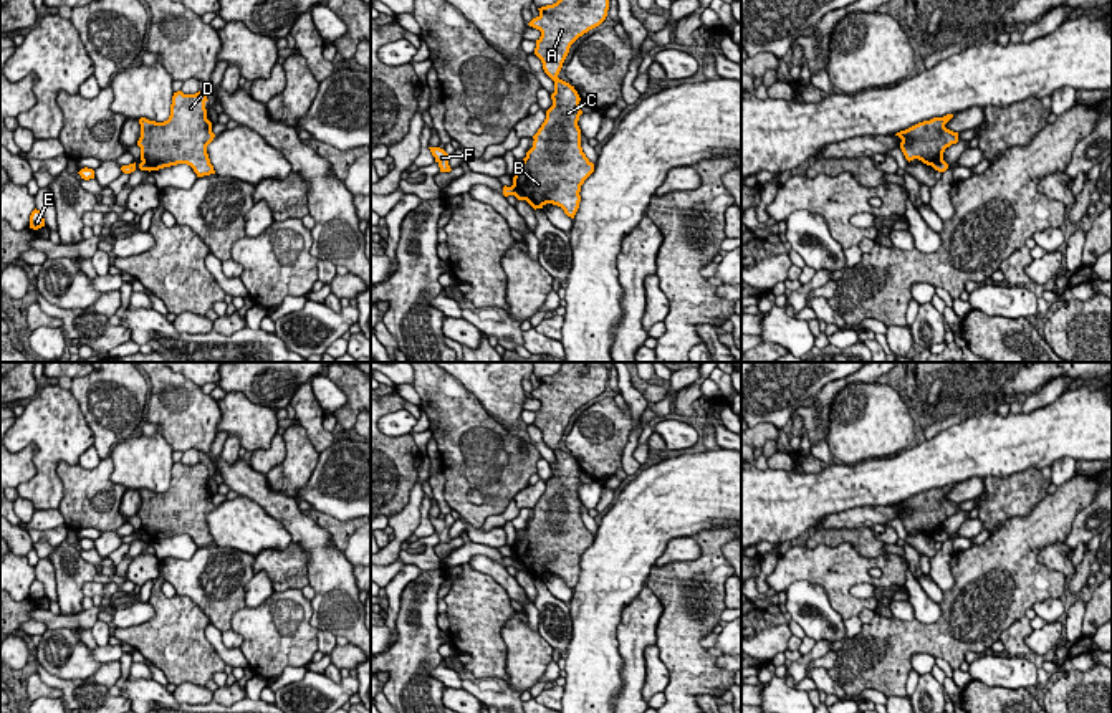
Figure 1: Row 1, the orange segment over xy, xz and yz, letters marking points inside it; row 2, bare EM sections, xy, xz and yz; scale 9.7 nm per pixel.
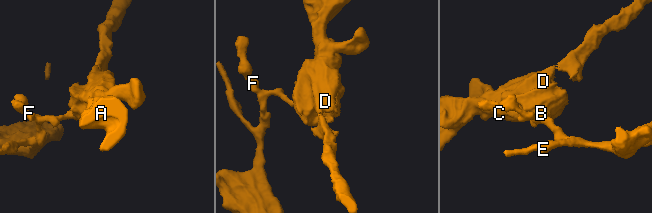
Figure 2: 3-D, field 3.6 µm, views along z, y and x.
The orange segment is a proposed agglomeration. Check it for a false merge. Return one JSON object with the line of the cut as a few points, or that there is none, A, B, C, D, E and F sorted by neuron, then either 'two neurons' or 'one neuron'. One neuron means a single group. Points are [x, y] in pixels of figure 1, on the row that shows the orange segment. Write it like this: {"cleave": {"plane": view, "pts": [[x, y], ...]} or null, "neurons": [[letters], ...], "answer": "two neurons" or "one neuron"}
{"cleave": {"plane": "xz", "pts": [[513, 184], [525, 199]]}, "neurons": [["A", "B", "C", "D"], ["E", "F"]], "answer": "two neurons"}

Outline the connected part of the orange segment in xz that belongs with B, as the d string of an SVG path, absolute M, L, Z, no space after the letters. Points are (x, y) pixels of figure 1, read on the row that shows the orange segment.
M558 0L538 10L539 15L528 25L541 31L534 55L554 81L553 106L533 136L533 147L516 170L513 185L534 210L553 203L574 218L581 202L581 185L594 172L594 164L581 147L578 126L582 114L581 98L574 86L558 74L571 45L606 20L609 0Z

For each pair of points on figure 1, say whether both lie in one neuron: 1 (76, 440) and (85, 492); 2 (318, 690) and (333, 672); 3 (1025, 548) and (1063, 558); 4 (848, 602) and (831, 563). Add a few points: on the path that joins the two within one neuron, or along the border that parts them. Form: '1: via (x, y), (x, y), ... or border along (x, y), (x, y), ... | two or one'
1: border along (65, 460), (57, 467), (60, 500) | two
2: border along (321, 674), (336, 682), (343, 677) | two
3: border along (1044, 545), (1038, 559), (1066, 576) | two
4: via (838, 593), (836, 573) | one

